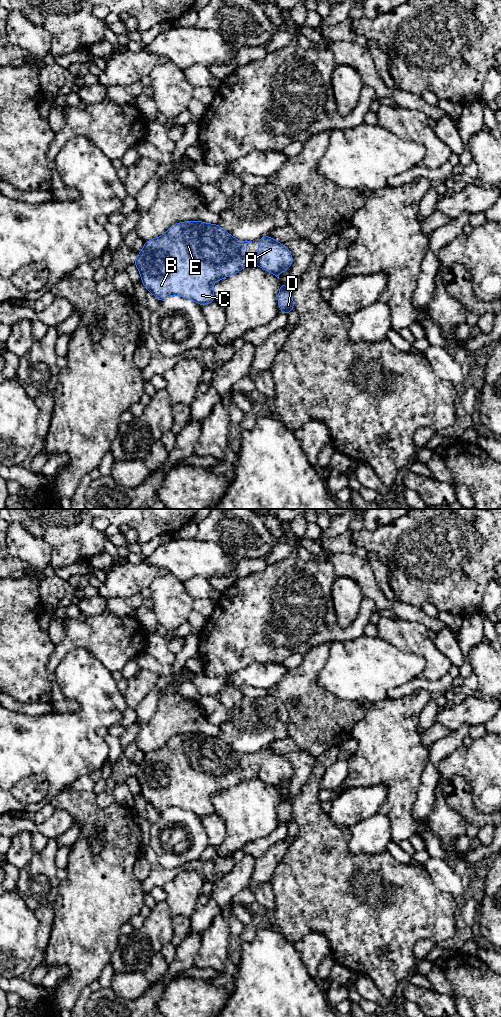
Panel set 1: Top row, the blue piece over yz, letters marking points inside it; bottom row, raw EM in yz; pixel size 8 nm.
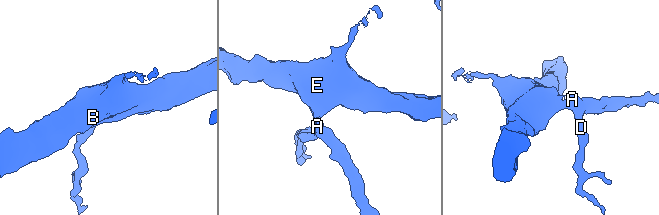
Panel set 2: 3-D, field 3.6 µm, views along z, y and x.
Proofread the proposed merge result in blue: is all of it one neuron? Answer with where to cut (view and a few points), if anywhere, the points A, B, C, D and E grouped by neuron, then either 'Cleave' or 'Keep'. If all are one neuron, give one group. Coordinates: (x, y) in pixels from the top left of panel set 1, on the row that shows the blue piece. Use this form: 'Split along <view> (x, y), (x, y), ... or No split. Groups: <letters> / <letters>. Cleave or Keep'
No split. Groups: A B C D E. Keep

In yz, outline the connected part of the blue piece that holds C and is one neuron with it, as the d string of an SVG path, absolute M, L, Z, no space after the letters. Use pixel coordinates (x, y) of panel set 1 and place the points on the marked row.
M180 222L171 226L162 236L146 241L142 251L137 254L134 265L140 272L145 288L159 302L165 297L178 295L202 306L215 301L214 282L236 274L247 266L258 264L279 279L279 274L292 265L293 257L289 249L269 235L258 239L258 257L245 257L247 244L251 242L233 238L218 224Z

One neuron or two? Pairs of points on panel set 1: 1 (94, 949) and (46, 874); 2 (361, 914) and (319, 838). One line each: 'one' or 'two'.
1: two
2: one

